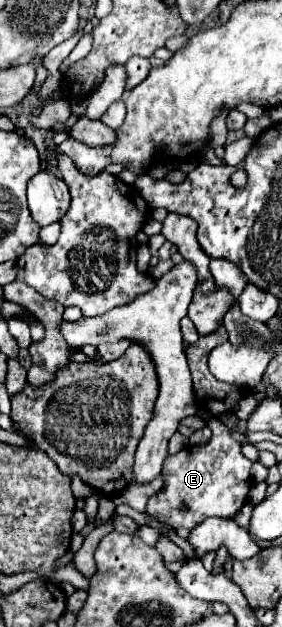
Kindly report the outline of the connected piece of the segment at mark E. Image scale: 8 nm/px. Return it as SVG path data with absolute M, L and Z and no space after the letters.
M212 417L207 426L212 429L212 439L206 445L188 445L164 461L162 477L164 487L148 499L148 515L178 529L194 529L208 517L234 517L248 497L250 461L240 453L240 443L230 437L228 427Z

